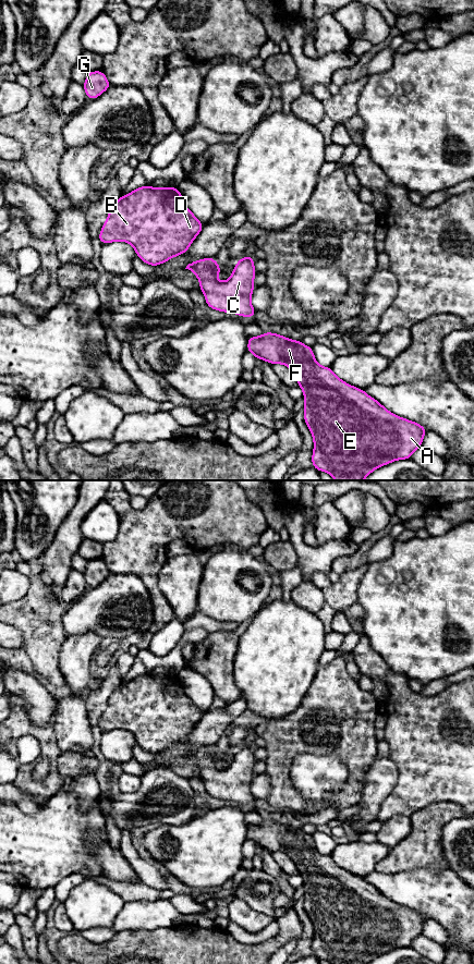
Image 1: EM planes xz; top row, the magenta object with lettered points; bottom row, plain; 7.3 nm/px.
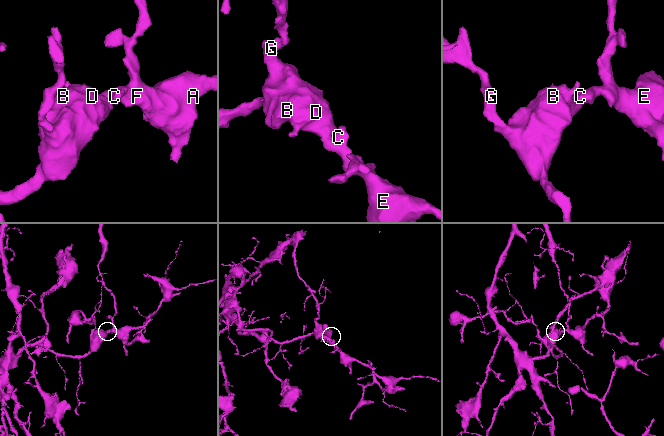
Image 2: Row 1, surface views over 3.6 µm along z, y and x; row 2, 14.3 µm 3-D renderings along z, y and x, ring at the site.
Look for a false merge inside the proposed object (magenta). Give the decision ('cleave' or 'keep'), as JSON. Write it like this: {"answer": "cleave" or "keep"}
{"answer": "keep"}

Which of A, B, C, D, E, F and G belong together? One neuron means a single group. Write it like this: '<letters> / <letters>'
A B C D E F G

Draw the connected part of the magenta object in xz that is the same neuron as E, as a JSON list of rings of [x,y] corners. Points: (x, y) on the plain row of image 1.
[[[264,820],[262,825],[248,826],[247,839],[256,846],[264,847],[271,853],[287,853],[296,865],[297,874],[302,876],[304,882],[304,908],[314,927],[312,950],[317,959],[326,960],[331,964],[368,964],[382,953],[397,948],[411,947],[412,941],[422,935],[424,923],[427,920],[422,913],[390,901],[364,878],[338,866],[330,855],[320,854],[311,834],[281,822]]]

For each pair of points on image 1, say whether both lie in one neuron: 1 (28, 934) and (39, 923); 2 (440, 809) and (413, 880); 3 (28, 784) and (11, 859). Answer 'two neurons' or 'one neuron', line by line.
1: two neurons
2: two neurons
3: two neurons

